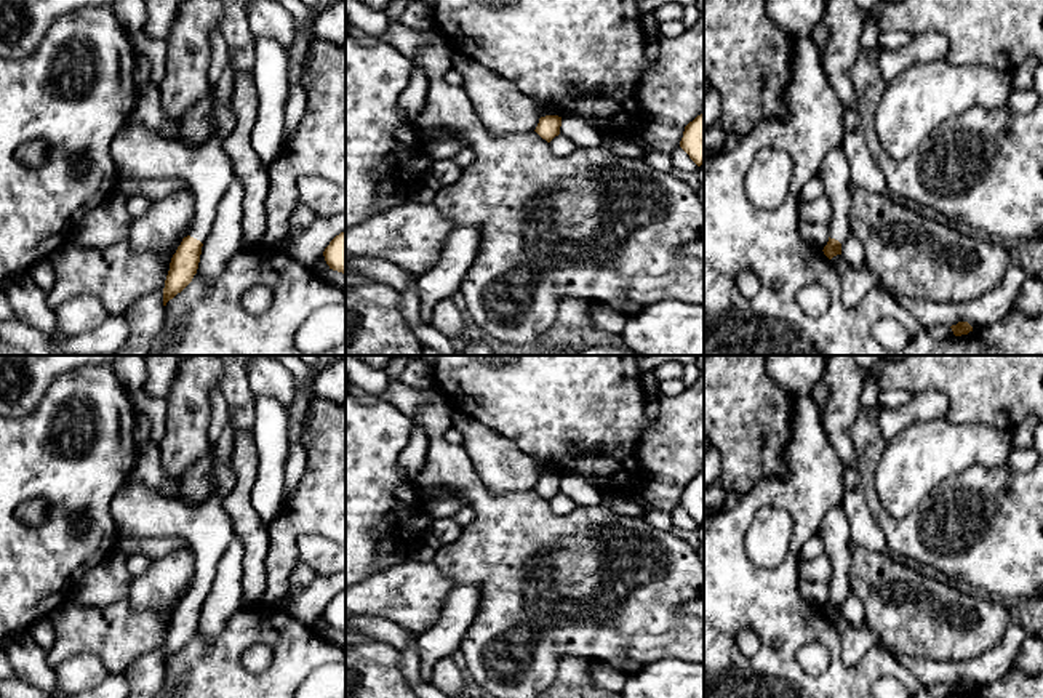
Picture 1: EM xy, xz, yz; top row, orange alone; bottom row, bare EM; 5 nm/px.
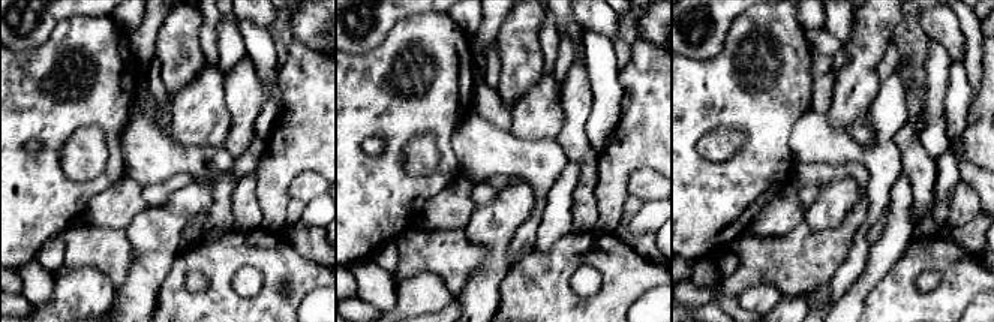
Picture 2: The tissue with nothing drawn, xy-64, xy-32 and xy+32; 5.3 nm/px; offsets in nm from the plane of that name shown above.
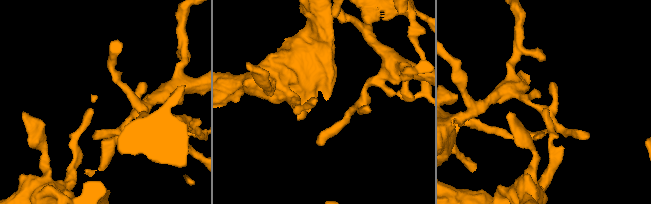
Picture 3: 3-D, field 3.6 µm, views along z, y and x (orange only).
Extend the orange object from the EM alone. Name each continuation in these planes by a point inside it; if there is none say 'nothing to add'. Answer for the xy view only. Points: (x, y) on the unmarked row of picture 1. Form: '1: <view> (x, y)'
1: xy (139, 511)

